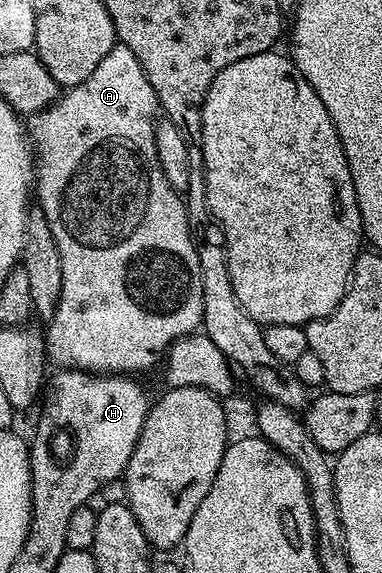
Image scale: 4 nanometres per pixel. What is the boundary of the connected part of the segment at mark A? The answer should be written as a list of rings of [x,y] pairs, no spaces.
[[[117,44],[94,67],[94,75],[82,83],[65,88],[56,102],[48,109],[31,118],[30,141],[34,146],[34,193],[40,196],[38,207],[54,231],[54,243],[58,243],[58,255],[62,255],[62,295],[56,304],[56,313],[47,322],[44,333],[44,347],[49,362],[60,369],[82,369],[85,373],[105,375],[140,375],[156,364],[172,348],[172,344],[183,337],[191,337],[202,325],[202,267],[198,263],[198,251],[194,251],[192,232],[188,226],[188,207],[185,198],[166,183],[162,167],[158,167],[158,151],[154,151],[156,142],[156,123],[158,120],[158,102],[142,63],[134,59],[130,47]]]

